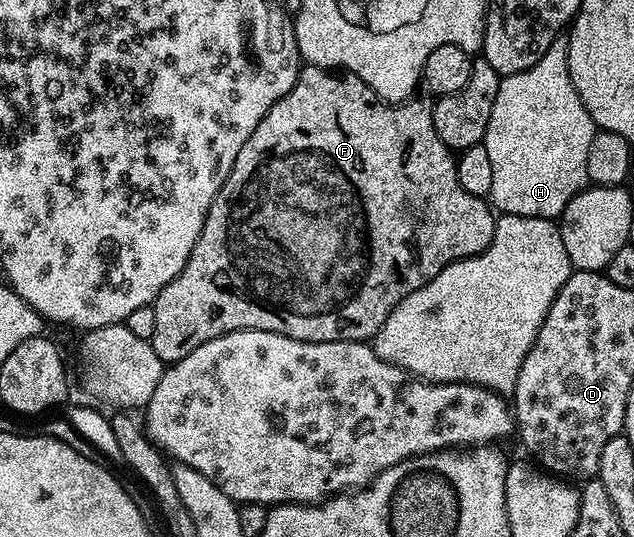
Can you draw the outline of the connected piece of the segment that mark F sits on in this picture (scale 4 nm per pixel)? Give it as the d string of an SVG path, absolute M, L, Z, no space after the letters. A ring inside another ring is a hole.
M310 64L300 69L291 91L269 108L261 124L253 128L253 136L241 144L241 152L237 152L237 160L205 216L201 236L197 236L197 244L193 244L193 252L189 252L185 268L181 268L179 275L169 280L155 298L153 305L157 316L150 343L163 363L181 360L189 356L193 348L201 348L201 344L209 344L209 340L217 340L217 336L238 330L277 332L302 342L367 342L374 339L381 324L389 320L389 312L393 312L396 304L409 296L409 292L417 292L417 288L429 284L441 268L458 258L477 256L489 248L495 231L496 211L484 199L461 188L455 167L456 155L443 143L441 136L437 136L431 106L415 101L408 100L402 104L385 102L355 74L332 72Z

